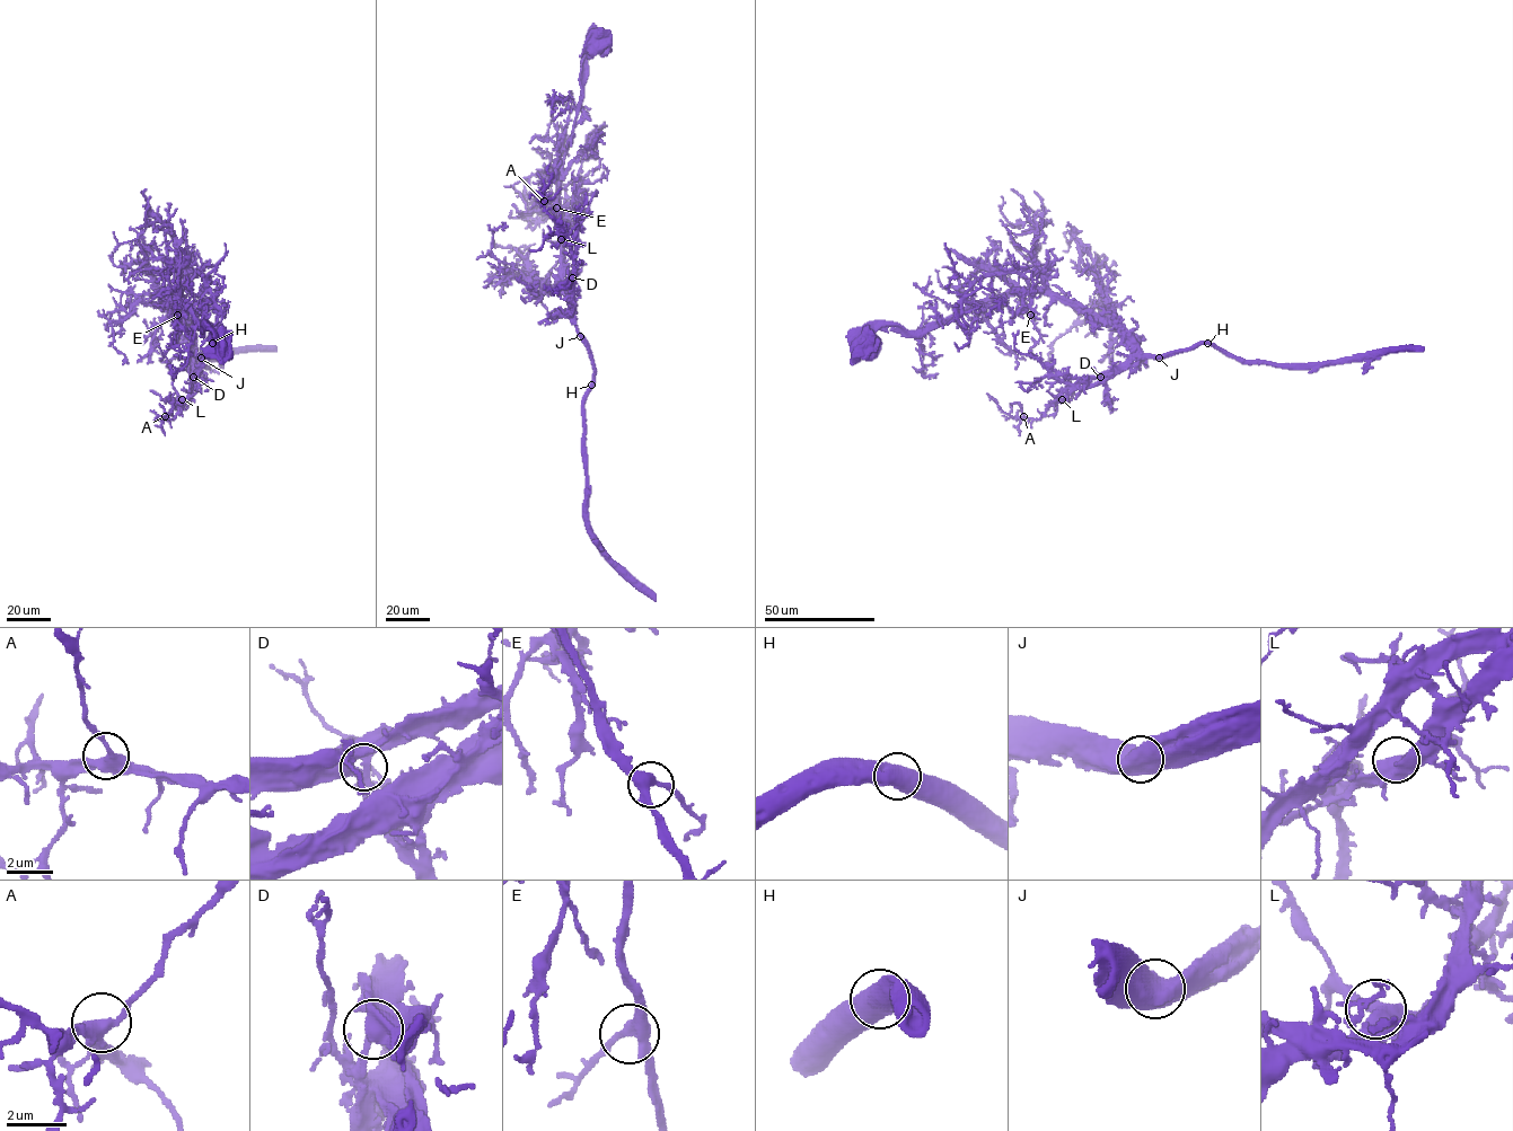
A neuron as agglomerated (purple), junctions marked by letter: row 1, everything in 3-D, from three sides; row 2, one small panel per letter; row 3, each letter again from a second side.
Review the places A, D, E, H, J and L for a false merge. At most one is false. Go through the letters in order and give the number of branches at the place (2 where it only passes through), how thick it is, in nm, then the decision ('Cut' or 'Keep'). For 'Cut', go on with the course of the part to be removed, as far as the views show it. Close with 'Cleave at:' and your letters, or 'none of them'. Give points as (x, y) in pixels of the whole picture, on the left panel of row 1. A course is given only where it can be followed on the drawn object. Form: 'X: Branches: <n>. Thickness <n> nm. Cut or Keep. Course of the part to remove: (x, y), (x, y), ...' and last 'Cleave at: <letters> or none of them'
A: Branches: 3. Thickness 440 nm. Keep
D: Branches: 2. Thickness 440 nm. Cut. Course of the part to remove: (193, 377), (192, 342), (182, 323), (182, 288), (199, 273), (217, 312), (216, 324), (201, 347)
E: Branches: 3. Thickness 320 nm. Keep
H: Branches: 2. Thickness 850 nm. Keep
J: Branches: 2. Thickness 750 nm. Keep
L: Branches: 2. Thickness 550 nm. Keep
Cleave at: D

